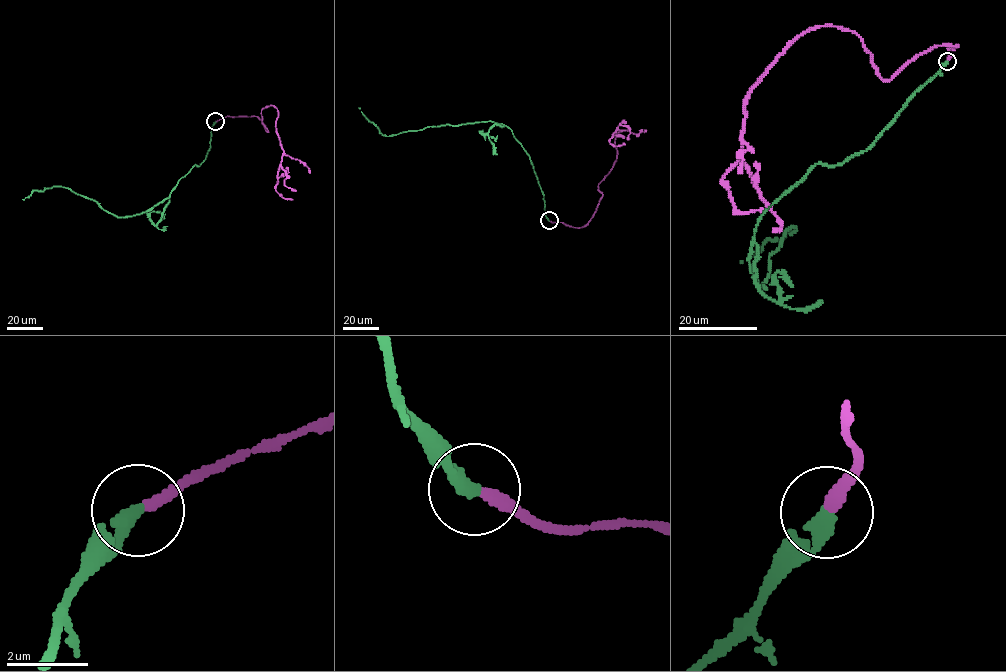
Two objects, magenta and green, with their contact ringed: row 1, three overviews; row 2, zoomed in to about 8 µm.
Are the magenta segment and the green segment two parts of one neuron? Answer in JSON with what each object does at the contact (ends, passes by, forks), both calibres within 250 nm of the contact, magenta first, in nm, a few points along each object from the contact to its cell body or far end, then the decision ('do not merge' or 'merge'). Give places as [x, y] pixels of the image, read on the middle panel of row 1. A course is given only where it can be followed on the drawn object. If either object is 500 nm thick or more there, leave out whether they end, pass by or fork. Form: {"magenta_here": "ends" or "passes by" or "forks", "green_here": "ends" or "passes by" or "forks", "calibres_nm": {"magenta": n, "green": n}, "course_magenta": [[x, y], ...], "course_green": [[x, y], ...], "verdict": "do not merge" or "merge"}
{"magenta_here": "ends", "green_here": "ends", "calibres_nm": {"magenta": 220, "green": 360}, "course_magenta": [[549, 221], [583, 227], [602, 196], [598, 184], [616, 159], [617, 129], [609, 142], [625, 143]], "course_green": [[549, 221], [529, 156], [508, 127], [479, 122], [387, 136], [358, 107]], "verdict": "merge"}

